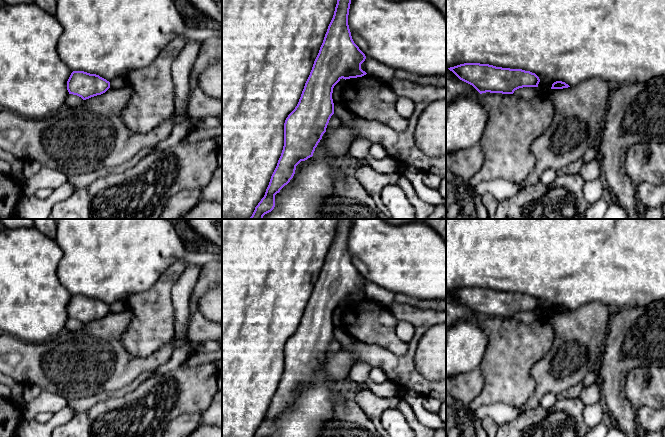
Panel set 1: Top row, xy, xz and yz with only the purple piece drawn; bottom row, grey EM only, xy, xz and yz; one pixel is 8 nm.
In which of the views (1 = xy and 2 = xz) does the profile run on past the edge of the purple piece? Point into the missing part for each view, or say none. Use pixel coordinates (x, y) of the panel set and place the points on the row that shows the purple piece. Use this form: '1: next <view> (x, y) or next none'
1: next none
2: next none

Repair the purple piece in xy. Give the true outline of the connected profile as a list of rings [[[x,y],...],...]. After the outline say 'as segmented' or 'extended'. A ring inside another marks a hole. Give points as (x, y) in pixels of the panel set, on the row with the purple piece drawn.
[[[73,71],[67,81],[69,94],[77,95],[83,100],[101,95],[110,88],[110,82],[96,74]]]; as segmented

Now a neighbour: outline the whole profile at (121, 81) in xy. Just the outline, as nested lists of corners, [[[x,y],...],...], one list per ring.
[[[126,76],[117,77],[110,82],[110,88],[114,89],[121,88],[125,85],[127,85]]]

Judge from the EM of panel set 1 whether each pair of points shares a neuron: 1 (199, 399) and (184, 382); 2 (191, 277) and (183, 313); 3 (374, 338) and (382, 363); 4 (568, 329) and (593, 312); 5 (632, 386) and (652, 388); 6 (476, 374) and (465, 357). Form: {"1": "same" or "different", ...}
{"1": "same", "2": "same", "3": "different", "4": "same", "5": "same", "6": "different"}

